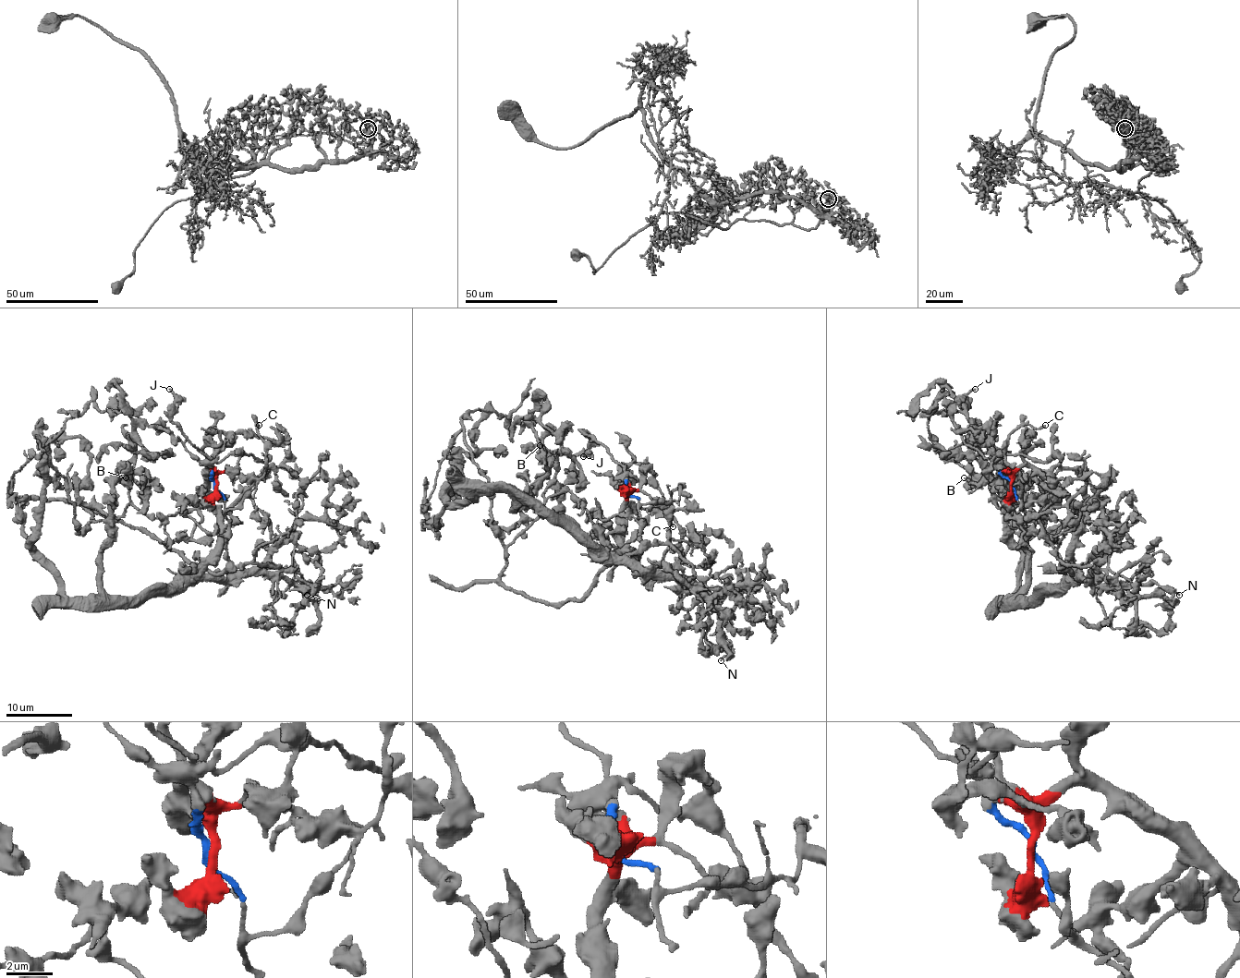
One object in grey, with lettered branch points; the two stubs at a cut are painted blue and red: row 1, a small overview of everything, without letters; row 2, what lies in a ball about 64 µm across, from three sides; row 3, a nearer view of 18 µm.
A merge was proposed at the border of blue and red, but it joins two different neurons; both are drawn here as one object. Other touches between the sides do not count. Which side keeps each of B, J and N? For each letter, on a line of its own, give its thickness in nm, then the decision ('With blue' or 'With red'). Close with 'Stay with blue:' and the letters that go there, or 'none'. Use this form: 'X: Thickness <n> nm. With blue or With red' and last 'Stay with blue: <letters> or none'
B: Thickness 160 nm. With red
J: Thickness 160 nm. With blue
N: Thickness 160 nm. With blue
Stay with blue: J, N

